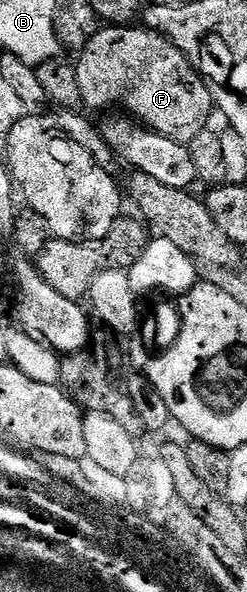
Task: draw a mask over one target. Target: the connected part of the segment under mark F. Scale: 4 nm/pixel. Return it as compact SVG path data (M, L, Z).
M103 25L88 40L87 46L80 51L77 58L74 70L82 97L81 105L87 111L123 106L127 110L123 111L147 130L177 140L182 138L182 130L190 132L201 127L211 112L212 103L208 88L201 76L194 73L180 48L172 45L164 35L146 29L145 25Z

